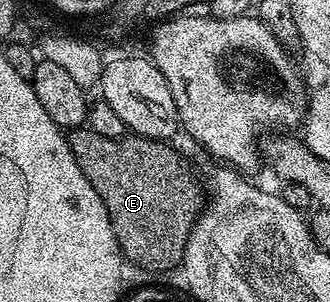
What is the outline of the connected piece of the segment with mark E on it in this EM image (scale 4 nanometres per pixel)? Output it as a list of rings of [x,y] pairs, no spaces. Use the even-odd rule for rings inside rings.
[[[88,125],[73,128],[68,138],[80,171],[108,209],[123,258],[156,271],[177,268],[182,262],[191,230],[204,206],[204,191],[191,167],[183,165],[179,155],[170,147],[171,144],[159,139],[144,138],[133,133],[127,133],[119,139],[103,137]]]

